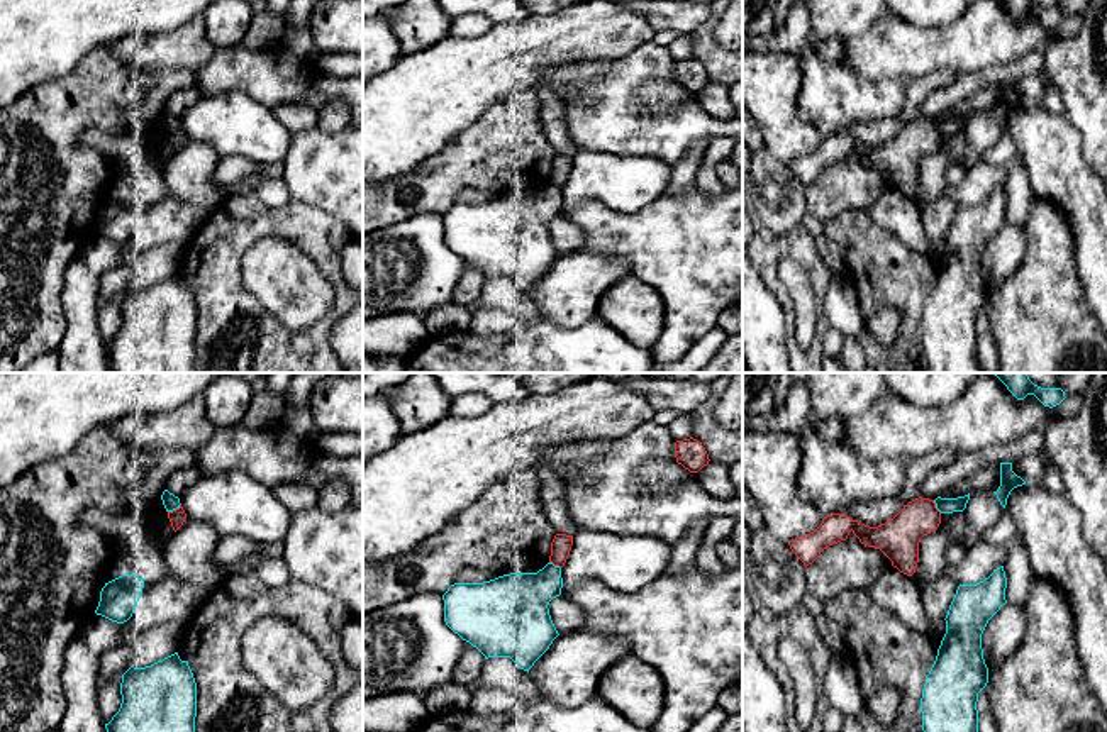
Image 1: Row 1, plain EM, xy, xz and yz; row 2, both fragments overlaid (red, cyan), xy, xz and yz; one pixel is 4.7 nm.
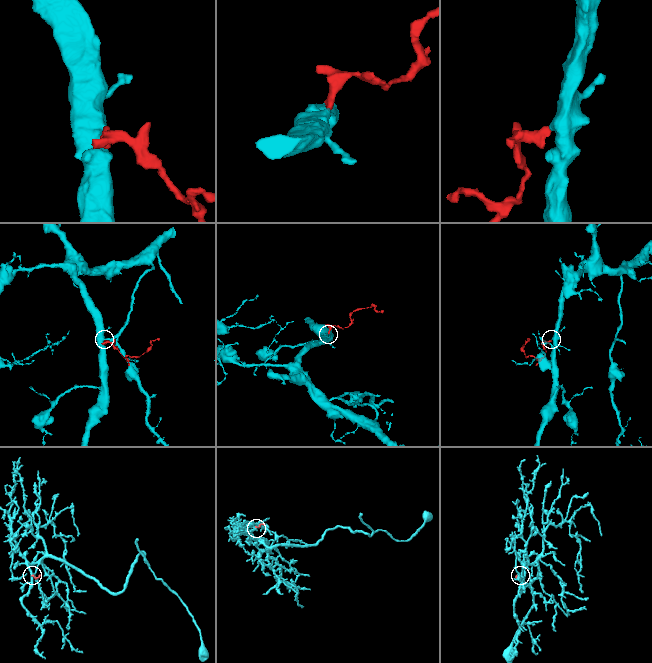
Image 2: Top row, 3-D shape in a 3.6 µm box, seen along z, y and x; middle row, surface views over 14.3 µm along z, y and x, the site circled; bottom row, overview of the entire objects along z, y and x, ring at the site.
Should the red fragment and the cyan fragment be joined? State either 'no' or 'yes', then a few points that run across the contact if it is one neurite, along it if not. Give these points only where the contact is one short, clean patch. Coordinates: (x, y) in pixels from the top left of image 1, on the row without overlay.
no | xy (180, 124), (168, 133)

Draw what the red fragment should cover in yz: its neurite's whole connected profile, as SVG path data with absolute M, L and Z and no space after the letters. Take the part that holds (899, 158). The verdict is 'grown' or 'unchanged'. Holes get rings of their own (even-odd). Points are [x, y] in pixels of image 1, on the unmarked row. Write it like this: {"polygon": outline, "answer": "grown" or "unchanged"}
{"polygon": "M919 117L878 147L851 141L844 134L827 136L814 152L792 159L788 166L807 188L824 169L846 161L853 152L865 168L880 169L893 188L912 197L919 183L921 159L934 152L939 144L941 132L934 120Z", "answer": "unchanged"}

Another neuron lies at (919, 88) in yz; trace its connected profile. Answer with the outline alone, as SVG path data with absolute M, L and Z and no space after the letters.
M941 68L921 78L910 80L905 95L905 107L897 115L904 125L921 117L919 108L924 100L936 90L953 85L958 80L958 71L951 68Z

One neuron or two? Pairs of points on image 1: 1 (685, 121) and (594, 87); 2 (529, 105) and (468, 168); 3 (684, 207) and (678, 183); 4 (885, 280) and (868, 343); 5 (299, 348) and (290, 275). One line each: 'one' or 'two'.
1: one
2: one
3: two
4: one
5: two

